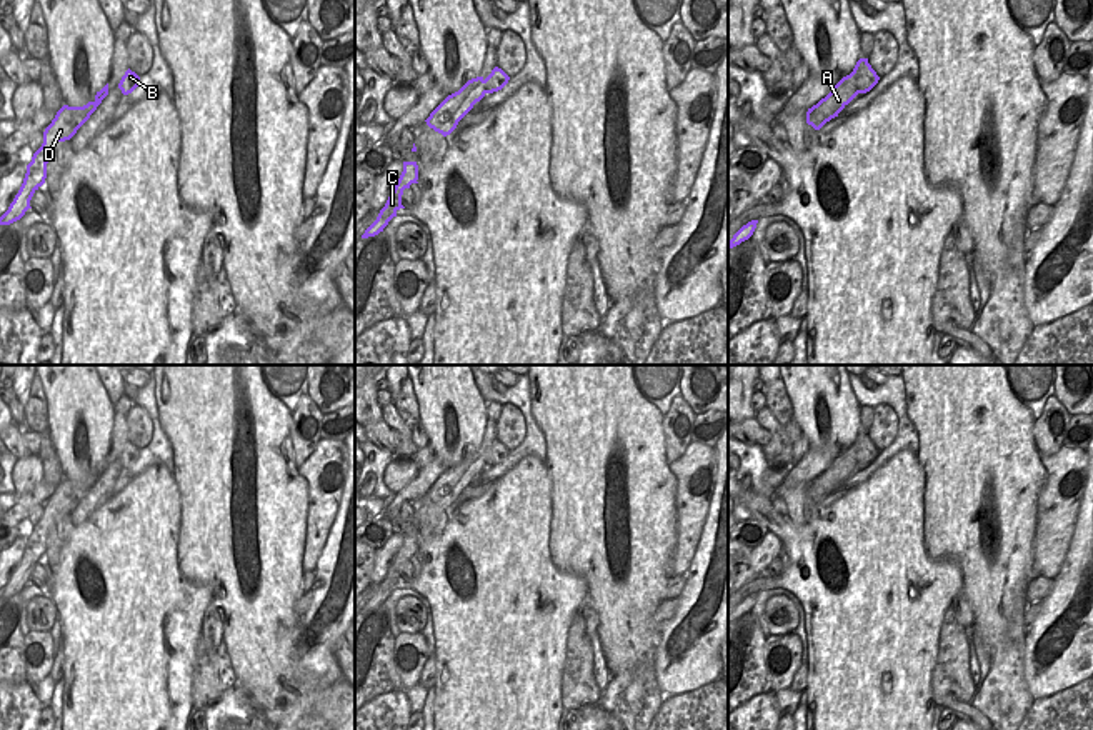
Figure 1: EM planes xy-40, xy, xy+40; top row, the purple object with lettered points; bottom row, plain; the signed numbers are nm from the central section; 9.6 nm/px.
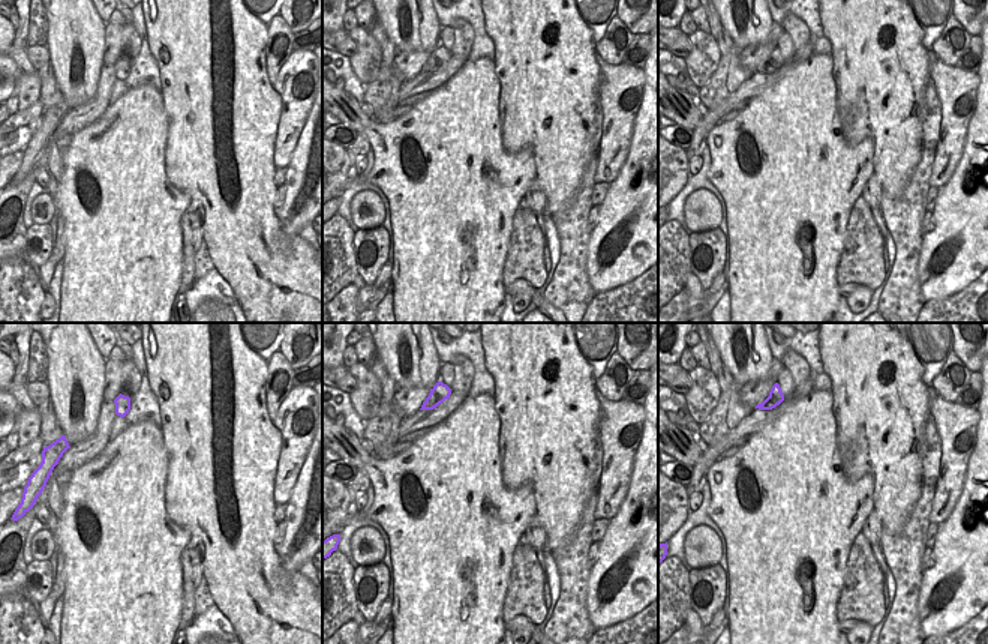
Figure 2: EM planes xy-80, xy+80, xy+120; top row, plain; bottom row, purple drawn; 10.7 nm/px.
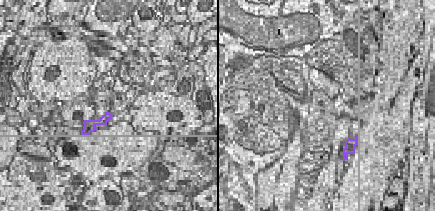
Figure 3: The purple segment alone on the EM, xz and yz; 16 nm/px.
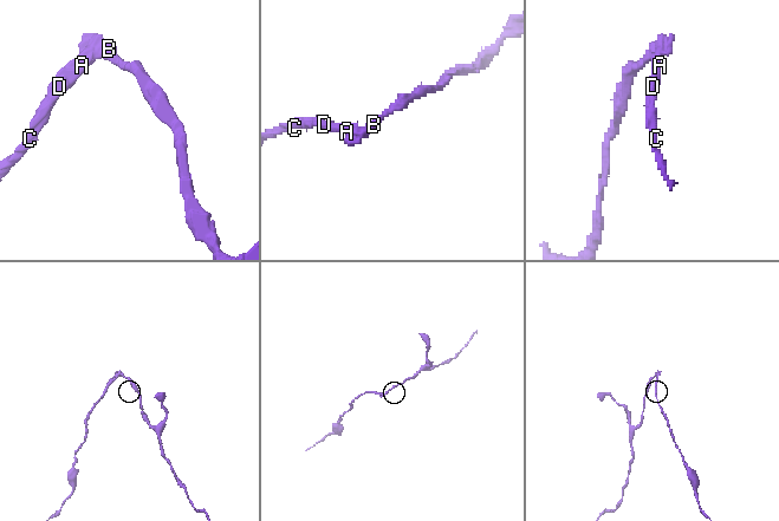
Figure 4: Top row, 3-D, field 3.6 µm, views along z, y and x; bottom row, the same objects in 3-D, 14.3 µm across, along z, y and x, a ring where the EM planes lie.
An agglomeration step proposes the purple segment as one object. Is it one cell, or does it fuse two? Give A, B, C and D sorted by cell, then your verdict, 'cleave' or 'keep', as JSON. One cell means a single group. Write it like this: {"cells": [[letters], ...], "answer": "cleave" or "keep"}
{"cells": [["A", "C", "D"], ["B"]], "answer": "cleave"}

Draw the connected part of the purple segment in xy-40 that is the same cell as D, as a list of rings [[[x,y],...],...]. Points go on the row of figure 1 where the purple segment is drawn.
[[[108,83],[97,92],[95,100],[83,107],[63,105],[52,123],[43,132],[43,143],[33,153],[32,162],[27,165],[23,183],[10,203],[8,210],[0,217],[0,225],[10,225],[20,220],[30,207],[33,193],[45,183],[47,163],[53,147],[58,142],[70,140],[77,130],[90,118],[102,100],[108,95]]]

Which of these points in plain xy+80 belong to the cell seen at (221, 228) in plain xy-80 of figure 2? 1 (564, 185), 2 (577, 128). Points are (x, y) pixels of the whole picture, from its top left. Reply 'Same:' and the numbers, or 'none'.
Same: 1, 2

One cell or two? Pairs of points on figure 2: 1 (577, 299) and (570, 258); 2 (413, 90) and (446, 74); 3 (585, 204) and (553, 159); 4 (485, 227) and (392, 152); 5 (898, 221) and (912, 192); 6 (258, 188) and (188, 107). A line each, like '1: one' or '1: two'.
1: one
2: one
3: two
4: one
5: one
6: one

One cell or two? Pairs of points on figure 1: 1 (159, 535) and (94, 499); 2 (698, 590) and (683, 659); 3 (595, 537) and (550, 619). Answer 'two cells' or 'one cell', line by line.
1: two cells
2: one cell
3: two cells

